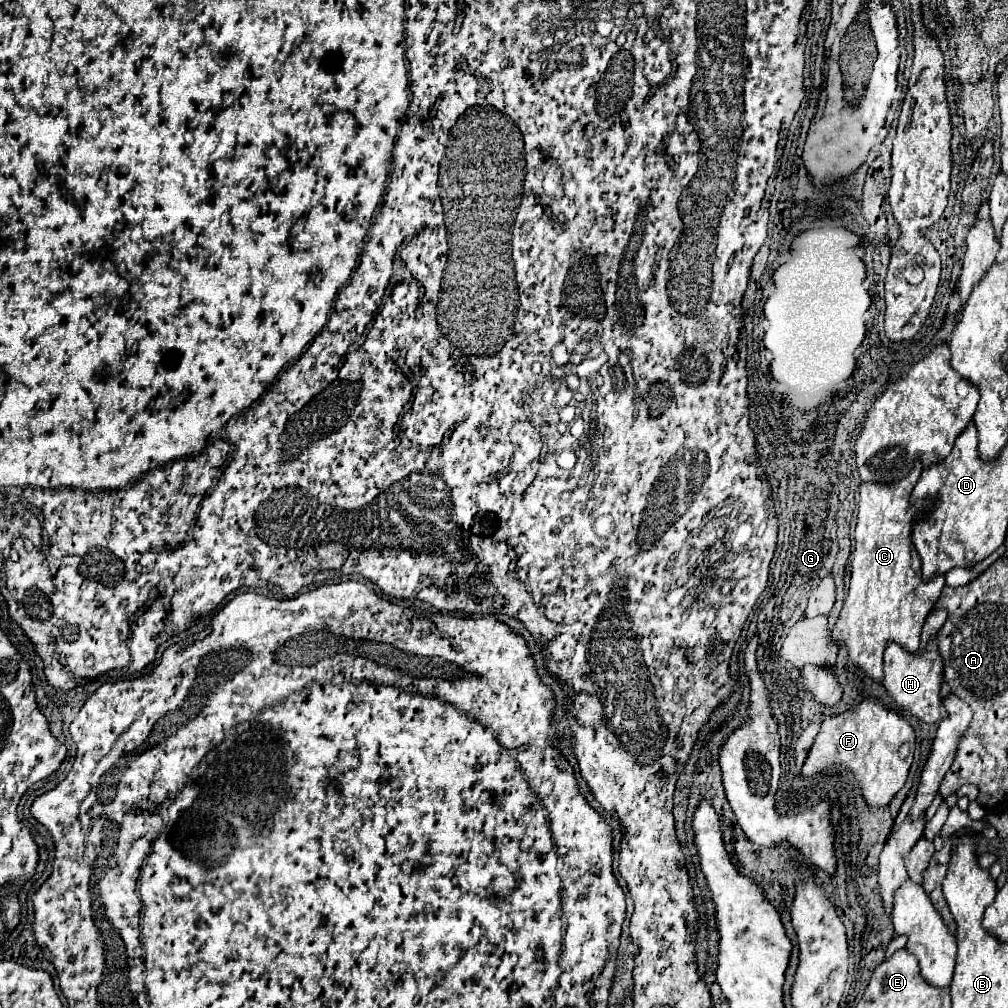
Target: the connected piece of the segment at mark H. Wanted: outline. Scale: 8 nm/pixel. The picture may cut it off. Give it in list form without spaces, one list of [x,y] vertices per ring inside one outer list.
[[[936,639],[930,641],[928,651],[918,655],[910,655],[908,651],[902,651],[900,645],[890,643],[884,651],[884,687],[888,695],[896,701],[896,705],[916,719],[924,723],[938,723],[946,719],[946,709],[940,701],[940,683],[942,683],[942,657],[936,647]]]

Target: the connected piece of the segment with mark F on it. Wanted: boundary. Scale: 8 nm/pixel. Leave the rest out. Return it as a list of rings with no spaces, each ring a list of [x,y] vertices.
[[[866,699],[854,709],[838,717],[828,717],[822,723],[820,733],[804,763],[802,779],[808,779],[828,767],[842,765],[858,779],[866,805],[870,809],[882,809],[902,789],[908,777],[915,741],[915,733],[908,721],[904,721],[898,713],[888,711],[880,701]]]

